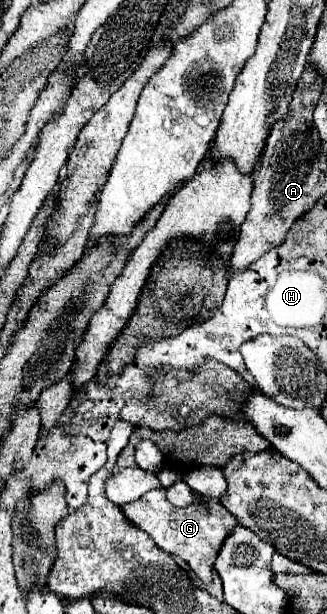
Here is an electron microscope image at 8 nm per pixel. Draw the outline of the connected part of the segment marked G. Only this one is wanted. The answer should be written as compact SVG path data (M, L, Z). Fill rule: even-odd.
M150 490L138 500L120 506L120 510L124 512L126 520L144 530L160 550L182 558L204 584L212 584L216 554L222 548L222 540L230 534L230 528L236 526L238 520L234 520L234 516L222 504L214 504L214 500L206 502L208 508L202 508L196 502L186 508L174 508L166 498L166 490Z

